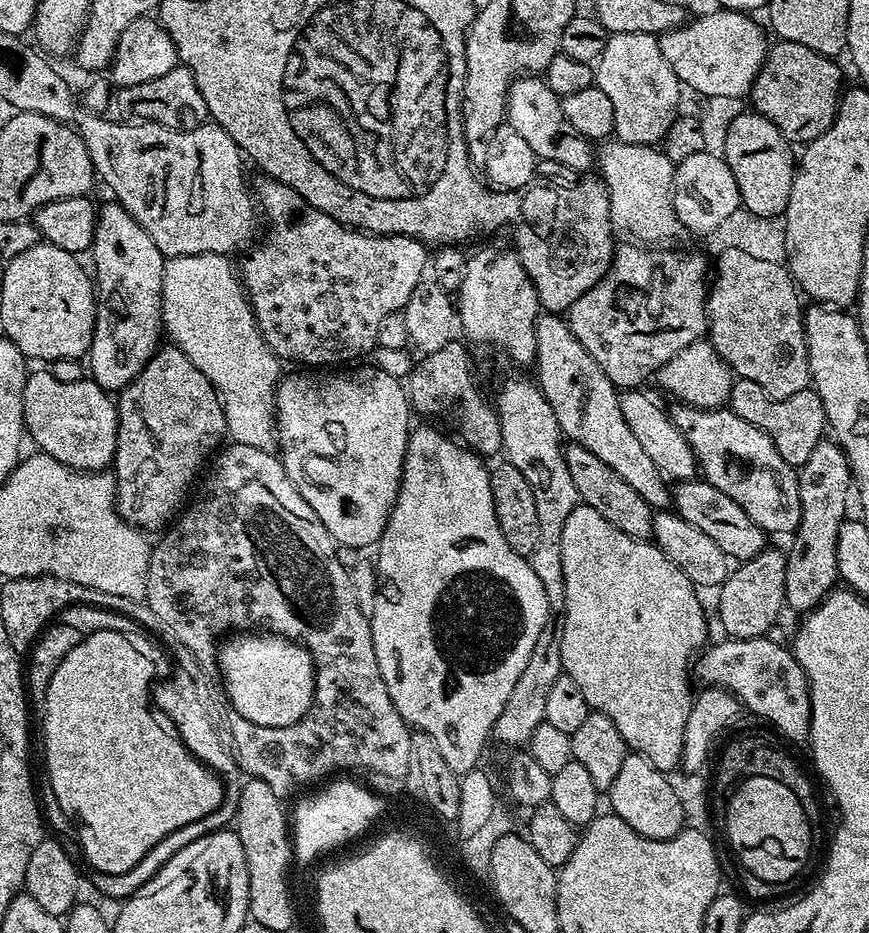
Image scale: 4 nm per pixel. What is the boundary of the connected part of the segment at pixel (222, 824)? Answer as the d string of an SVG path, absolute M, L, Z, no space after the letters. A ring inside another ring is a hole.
M176 670L169 680L157 679L154 684L154 704L157 709L160 707L164 711L165 718L173 724L171 727L174 729L175 735L179 736L184 743L184 747L205 768L212 769L220 777L224 785L224 801L213 812L206 814L206 818L198 818L198 822L190 822L190 826L182 826L178 830L174 830L174 834L162 838L162 842L158 842L156 848L152 848L144 855L138 870L122 874L93 871L91 873L92 884L104 896L127 898L136 895L143 889L147 880L156 879L158 870L162 870L162 866L166 866L166 862L170 862L170 858L174 858L174 854L178 854L178 850L182 850L190 842L198 842L198 838L202 838L206 834L227 829L235 821L242 787L240 765L236 763L236 760L228 760L228 752L224 752L224 744L220 744L220 736L216 736L216 720L212 720L212 716L208 716L208 708L204 708L204 704L208 704L208 700L204 700L204 696L200 696L200 692L196 692L196 679L197 677L188 670Z

